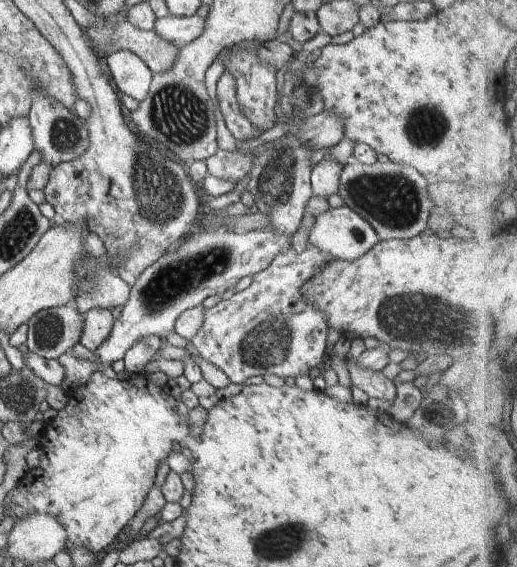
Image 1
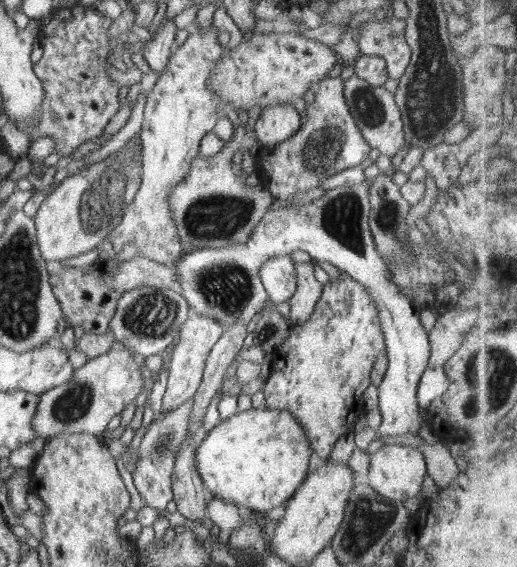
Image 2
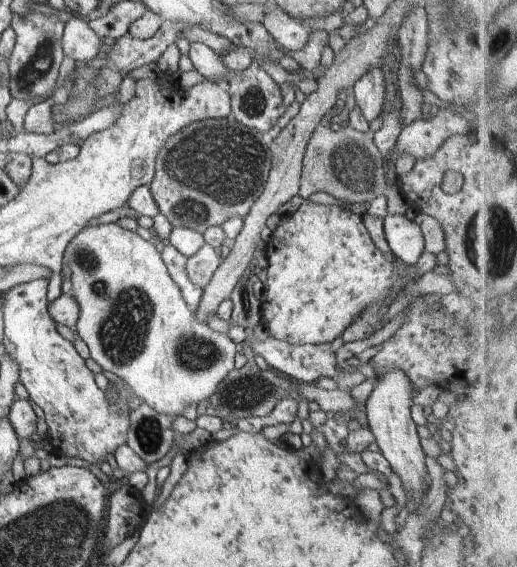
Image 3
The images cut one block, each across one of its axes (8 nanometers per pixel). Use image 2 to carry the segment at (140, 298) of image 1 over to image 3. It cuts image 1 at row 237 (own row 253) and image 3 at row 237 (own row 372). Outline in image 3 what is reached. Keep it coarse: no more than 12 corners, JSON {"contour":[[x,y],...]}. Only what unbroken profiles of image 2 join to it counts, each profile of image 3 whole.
{"contour":[[386,215],[385,239],[396,258],[413,266],[425,250],[420,227]]}

